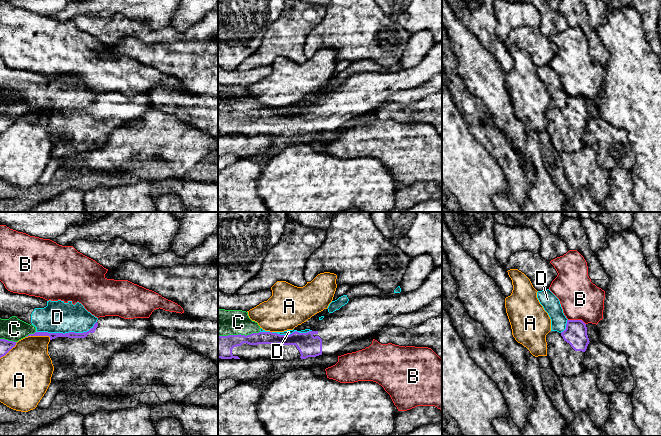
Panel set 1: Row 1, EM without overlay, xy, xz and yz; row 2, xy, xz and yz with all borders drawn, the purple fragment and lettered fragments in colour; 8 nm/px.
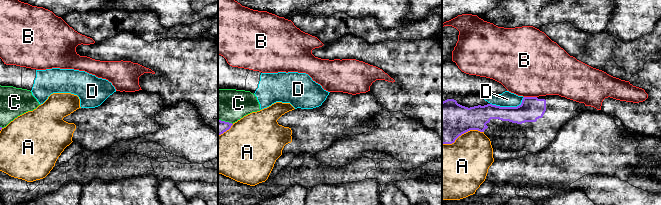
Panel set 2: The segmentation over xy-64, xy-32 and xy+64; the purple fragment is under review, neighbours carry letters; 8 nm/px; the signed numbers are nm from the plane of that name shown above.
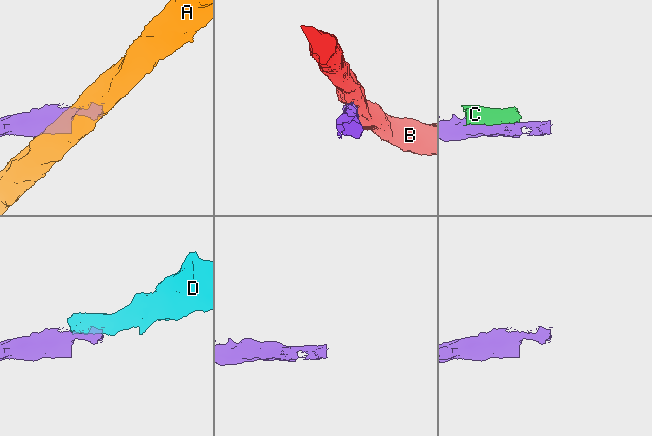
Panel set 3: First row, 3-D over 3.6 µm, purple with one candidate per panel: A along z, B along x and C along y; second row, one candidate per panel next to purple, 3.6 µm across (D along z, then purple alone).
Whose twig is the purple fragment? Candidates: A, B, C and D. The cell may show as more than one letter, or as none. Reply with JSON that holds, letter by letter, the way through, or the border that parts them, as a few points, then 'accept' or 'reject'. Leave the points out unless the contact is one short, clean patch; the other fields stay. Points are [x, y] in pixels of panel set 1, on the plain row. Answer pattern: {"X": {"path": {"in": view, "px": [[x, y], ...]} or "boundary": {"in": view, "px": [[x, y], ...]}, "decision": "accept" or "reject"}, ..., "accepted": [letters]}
{"A": {"decision": "reject"}, "B": {"boundary": {"in": "yz", "px": [[568, 95], [580, 95], [585, 100]]}, "decision": "reject"}, "C": {"decision": "reject"}, "D": {"boundary": {"in": "xy", "px": [[96, 97], [88, 106], [82, 108], [36, 108]]}, "decision": "reject"}, "accepted": []}

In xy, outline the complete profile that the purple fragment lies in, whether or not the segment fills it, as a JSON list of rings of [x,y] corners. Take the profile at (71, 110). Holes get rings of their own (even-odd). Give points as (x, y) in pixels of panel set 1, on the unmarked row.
[[[119,92],[99,93],[94,102],[83,109],[48,109],[35,108],[28,112],[49,112],[48,130],[52,136],[54,147],[51,158],[72,157],[78,153],[86,153],[102,147],[112,132],[120,127],[142,118],[153,108],[149,94],[124,95]]]

